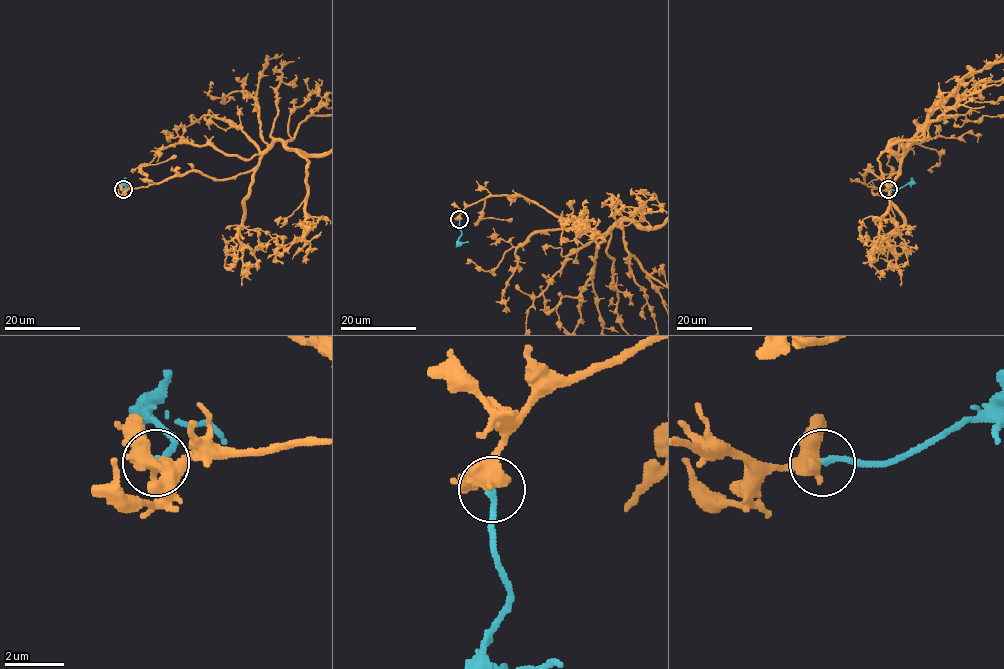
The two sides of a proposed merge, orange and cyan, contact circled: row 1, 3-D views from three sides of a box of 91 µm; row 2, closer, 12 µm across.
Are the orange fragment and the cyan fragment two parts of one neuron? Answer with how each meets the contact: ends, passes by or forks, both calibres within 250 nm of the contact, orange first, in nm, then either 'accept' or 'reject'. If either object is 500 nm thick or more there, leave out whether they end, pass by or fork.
calibres 550 and 200 nm; accept

